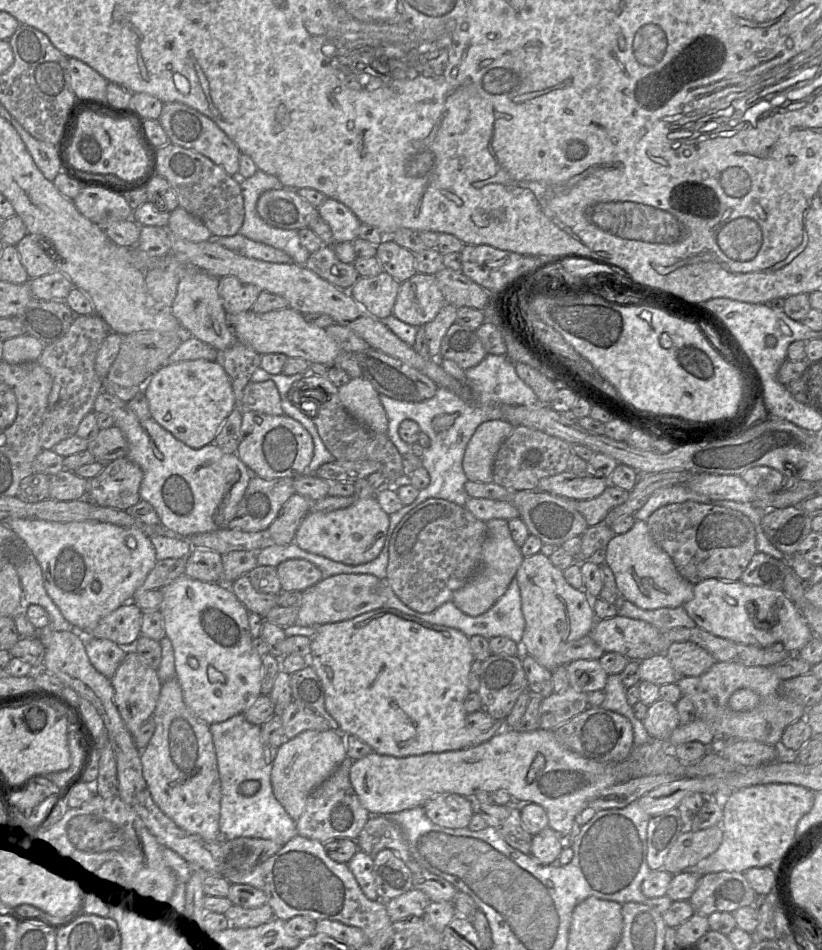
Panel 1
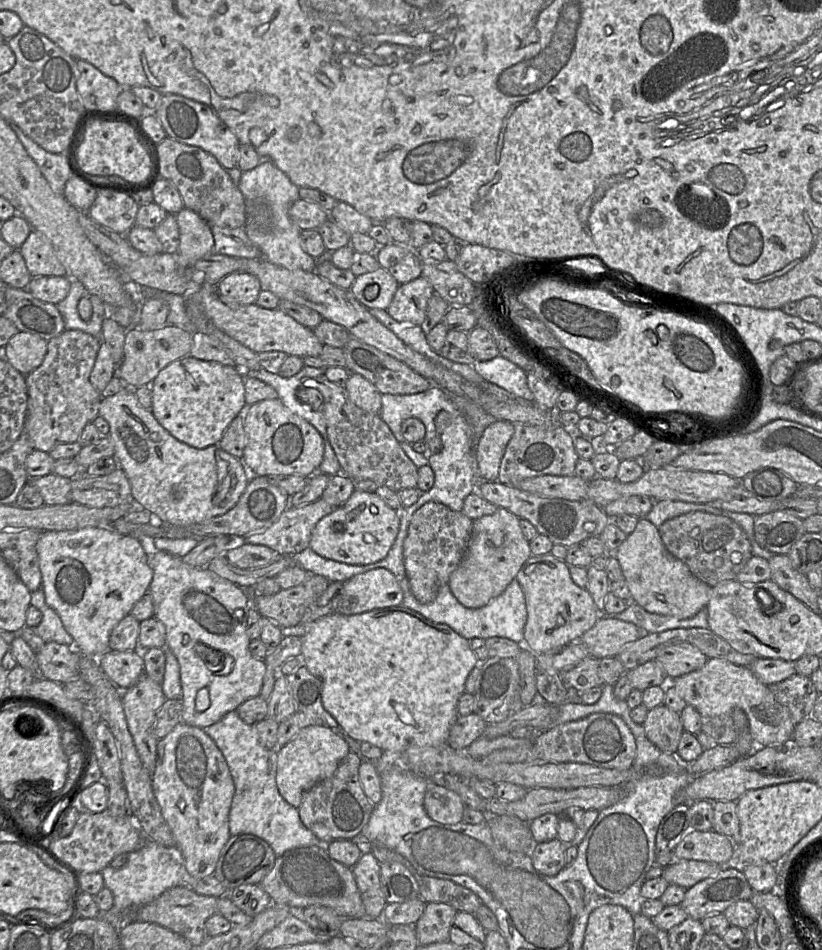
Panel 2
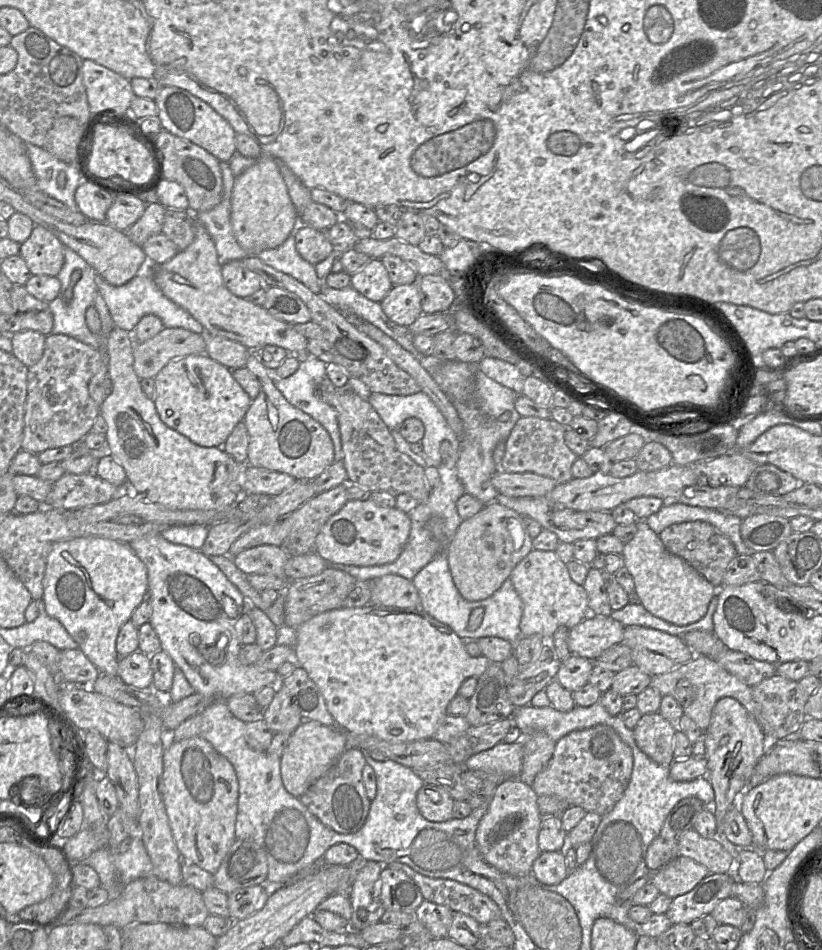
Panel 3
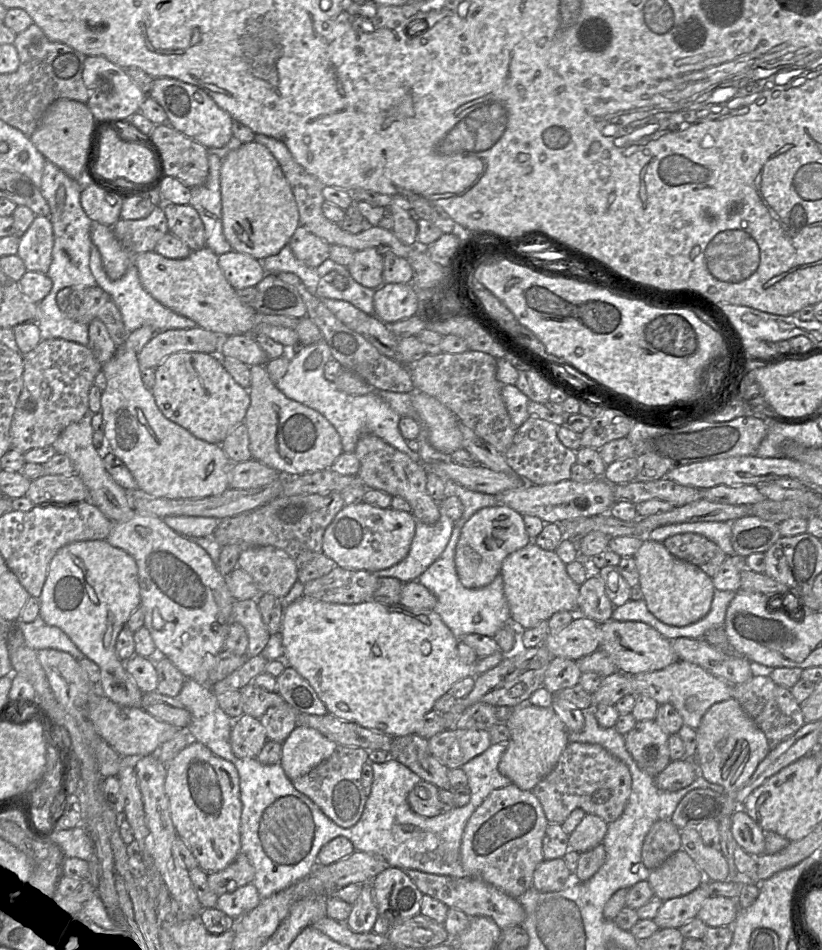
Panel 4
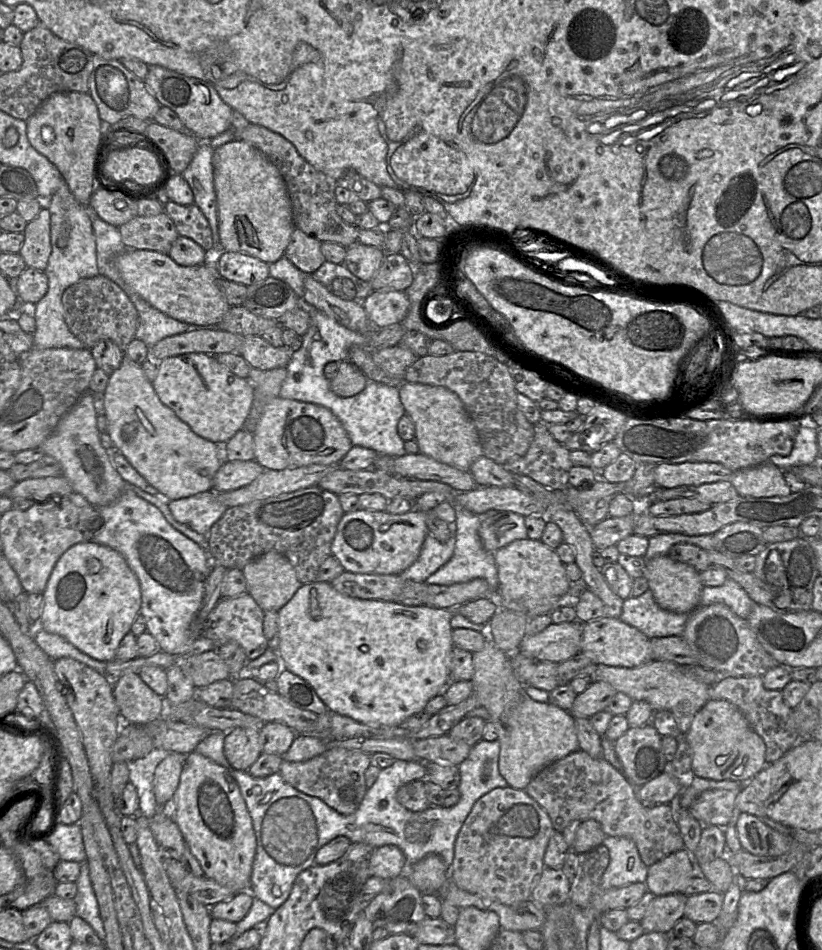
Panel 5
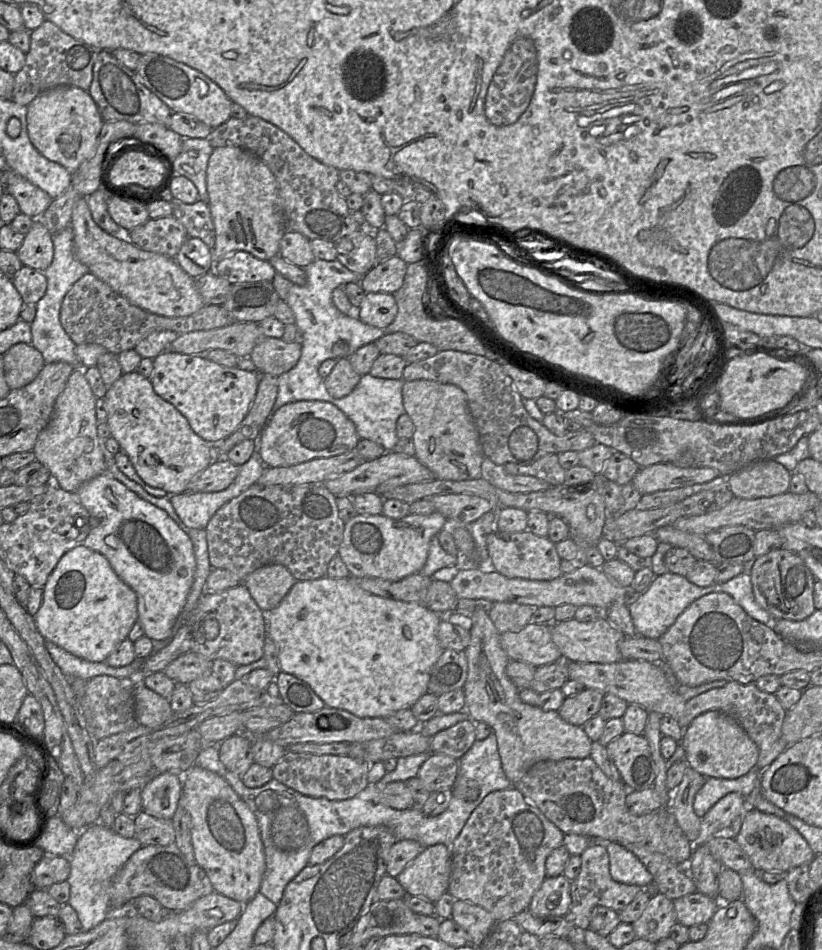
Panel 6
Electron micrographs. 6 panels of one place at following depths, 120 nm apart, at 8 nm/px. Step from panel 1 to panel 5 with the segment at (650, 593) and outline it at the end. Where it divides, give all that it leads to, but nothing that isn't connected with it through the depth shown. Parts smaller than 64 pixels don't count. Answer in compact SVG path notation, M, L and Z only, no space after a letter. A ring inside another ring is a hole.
M663 555L646 561L643 576L662 609L685 613L699 606L704 587L699 574L694 567Z

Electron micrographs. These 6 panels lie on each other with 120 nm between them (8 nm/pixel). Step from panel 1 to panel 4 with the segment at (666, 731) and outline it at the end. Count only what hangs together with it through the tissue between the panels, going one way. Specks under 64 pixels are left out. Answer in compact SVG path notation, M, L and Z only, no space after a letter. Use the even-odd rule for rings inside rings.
M655 719L644 720L625 735L625 746L638 767L656 777L671 762L668 738Z

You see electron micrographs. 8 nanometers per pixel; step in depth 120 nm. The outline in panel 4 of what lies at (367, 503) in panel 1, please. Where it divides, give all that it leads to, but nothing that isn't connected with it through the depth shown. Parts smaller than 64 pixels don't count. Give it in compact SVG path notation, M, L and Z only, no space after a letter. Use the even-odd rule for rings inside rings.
M365 502L345 505L325 529L322 553L344 569L384 570L408 555L415 529L416 519L411 512L382 509Z

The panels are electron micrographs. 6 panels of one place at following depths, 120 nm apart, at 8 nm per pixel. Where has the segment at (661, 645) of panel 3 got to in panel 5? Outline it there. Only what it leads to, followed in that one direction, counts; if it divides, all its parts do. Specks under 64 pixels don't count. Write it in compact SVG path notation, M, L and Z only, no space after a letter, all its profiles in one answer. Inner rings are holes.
M602 617L583 623L581 652L598 665L633 668L653 660L650 638L619 618Z

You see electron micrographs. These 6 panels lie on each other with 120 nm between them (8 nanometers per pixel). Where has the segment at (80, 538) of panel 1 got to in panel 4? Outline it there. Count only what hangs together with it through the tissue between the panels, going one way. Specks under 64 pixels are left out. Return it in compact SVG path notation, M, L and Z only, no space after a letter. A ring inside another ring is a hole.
M106 539L104 540L87 540L87 541L77 541L70 544L67 544L57 550L55 555L50 561L48 567L48 573L46 581L44 583L42 593L39 597L40 599L40 616L48 624L52 626L59 627L62 629L70 639L75 643L79 650L87 657L88 659L95 662L101 672L100 684L98 686L99 690L103 695L109 698L112 702L124 706L124 707L140 707L143 692L136 685L132 676L125 669L125 662L123 662L116 653L116 642L120 631L126 626L127 621L132 614L141 604L140 596L140 585L139 585L139 575L138 575L138 566L134 558L124 551L121 548L112 546Z

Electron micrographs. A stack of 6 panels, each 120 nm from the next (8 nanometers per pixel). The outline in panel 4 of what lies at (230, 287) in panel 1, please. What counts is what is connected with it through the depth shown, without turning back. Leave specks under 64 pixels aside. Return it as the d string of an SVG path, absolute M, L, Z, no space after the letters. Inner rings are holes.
M234 250L220 255L218 263L226 280L235 290L256 287L267 274L261 261Z

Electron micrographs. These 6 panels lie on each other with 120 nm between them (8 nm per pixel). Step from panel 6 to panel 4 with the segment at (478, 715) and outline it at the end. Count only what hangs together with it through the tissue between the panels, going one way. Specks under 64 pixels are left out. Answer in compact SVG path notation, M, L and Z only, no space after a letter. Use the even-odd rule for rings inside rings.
M529 702L514 707L505 724L510 732L510 739L498 770L521 790L532 790L556 766L569 744L568 730L552 707L537 707Z

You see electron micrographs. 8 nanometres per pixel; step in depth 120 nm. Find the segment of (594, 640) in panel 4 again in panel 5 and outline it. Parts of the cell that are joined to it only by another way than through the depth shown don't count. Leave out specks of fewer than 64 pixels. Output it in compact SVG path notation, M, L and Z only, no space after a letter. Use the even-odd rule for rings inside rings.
M551 623L535 635L525 635L518 651L536 661L564 662L581 652L583 623Z

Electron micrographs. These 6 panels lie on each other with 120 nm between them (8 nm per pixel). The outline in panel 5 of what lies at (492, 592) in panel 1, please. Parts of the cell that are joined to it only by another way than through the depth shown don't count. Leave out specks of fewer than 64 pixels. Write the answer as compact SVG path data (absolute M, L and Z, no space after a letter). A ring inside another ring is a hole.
M498 511L481 524L479 535L485 549L495 552L515 540L528 538L525 517L512 511Z

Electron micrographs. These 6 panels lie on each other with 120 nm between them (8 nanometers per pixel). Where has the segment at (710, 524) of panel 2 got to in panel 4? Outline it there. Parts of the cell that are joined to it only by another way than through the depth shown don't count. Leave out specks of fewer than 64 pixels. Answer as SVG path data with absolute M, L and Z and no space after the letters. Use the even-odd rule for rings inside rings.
M697 533L676 534L663 544L673 556L698 566L711 578L728 557L715 542Z

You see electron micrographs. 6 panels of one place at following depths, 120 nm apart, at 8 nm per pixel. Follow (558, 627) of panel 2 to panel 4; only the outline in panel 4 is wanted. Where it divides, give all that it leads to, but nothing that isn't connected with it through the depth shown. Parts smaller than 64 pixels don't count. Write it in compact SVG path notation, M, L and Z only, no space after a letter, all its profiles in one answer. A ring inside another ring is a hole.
M534 541L504 559L500 572L504 580L504 594L511 622L519 630L536 627L560 611L578 612L580 585L569 576L566 565L555 551L545 550Z

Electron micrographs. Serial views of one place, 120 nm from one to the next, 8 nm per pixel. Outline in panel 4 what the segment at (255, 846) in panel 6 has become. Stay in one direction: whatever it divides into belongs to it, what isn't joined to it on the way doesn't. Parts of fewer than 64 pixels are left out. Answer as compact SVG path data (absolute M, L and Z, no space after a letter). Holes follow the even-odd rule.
M191 741L166 767L165 790L172 823L199 867L207 874L230 865L241 852L239 775L235 766L197 741Z

